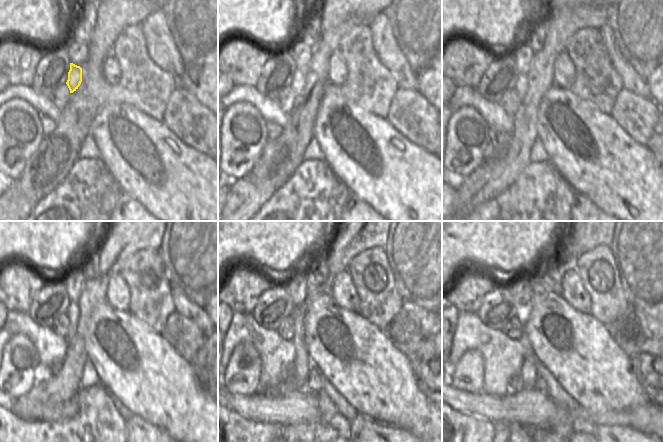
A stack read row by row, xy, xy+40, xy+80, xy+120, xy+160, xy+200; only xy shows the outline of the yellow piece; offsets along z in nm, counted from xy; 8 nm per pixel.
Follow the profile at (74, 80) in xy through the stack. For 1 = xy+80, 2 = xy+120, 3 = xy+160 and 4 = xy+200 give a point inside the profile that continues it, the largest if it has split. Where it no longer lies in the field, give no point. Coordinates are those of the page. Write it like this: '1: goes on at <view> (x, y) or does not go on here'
1: goes on at xy+80 (521, 121)
2: goes on at xy+120 (74, 350)
3: goes on at xy+160 (300, 363)
4: goes on at xy+200 (528, 375)

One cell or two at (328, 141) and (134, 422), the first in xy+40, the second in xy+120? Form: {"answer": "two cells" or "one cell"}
{"answer": "two cells"}

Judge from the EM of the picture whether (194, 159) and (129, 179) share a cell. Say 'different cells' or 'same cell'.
same cell

